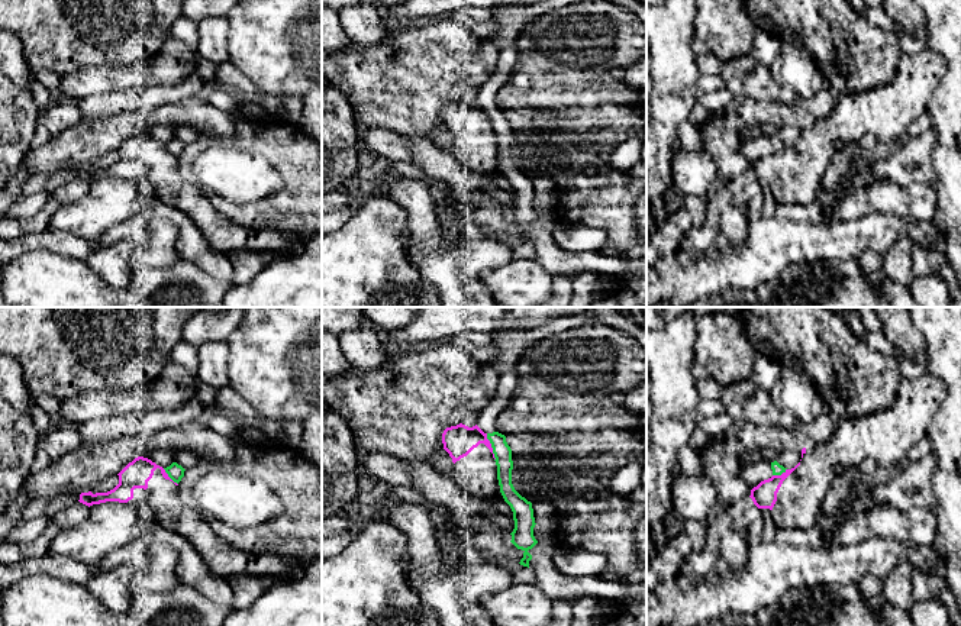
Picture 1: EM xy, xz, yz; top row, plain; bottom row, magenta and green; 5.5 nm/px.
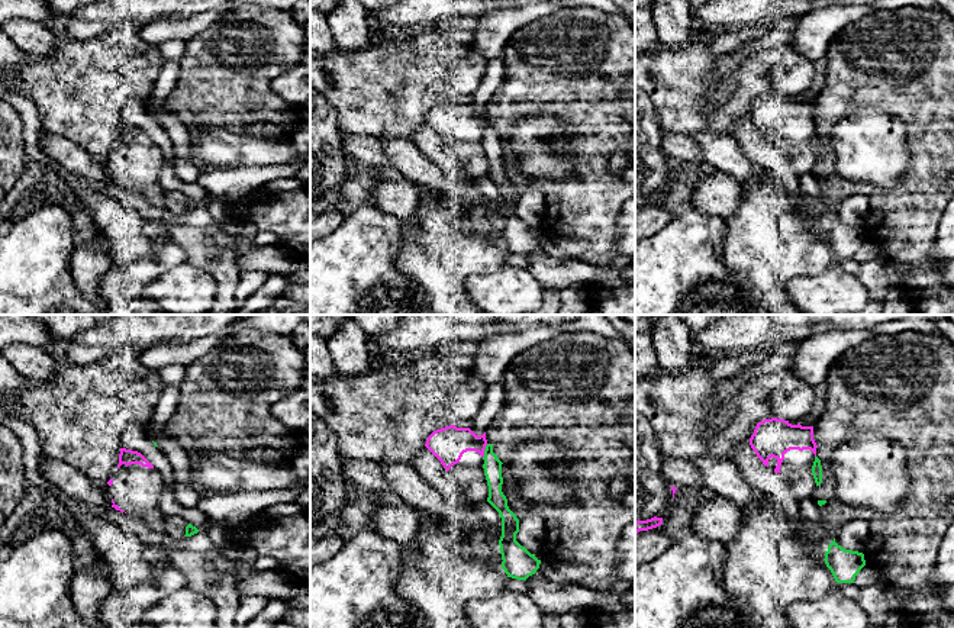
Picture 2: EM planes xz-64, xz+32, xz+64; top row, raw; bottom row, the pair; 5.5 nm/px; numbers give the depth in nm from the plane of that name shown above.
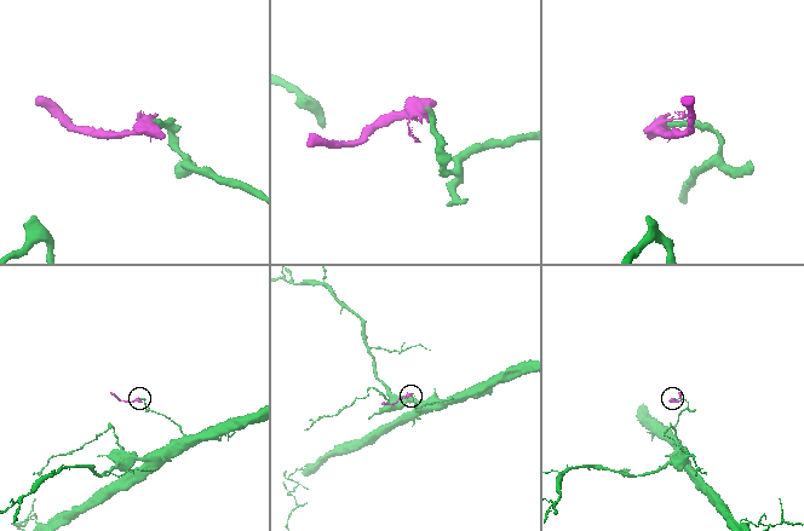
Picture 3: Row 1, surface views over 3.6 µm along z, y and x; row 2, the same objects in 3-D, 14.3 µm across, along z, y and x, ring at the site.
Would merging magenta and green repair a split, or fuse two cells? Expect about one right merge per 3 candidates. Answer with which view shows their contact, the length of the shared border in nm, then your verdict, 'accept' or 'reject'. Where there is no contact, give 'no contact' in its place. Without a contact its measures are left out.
meets magenta in xz; contact 160 nm long; reject

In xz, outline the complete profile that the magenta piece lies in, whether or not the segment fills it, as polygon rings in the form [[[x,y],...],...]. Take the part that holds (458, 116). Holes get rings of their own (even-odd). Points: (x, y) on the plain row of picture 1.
[[[459,99],[444,106],[442,119],[452,133],[458,158],[465,161],[470,171],[488,175],[496,170],[497,141],[487,109],[477,100],[468,103]]]

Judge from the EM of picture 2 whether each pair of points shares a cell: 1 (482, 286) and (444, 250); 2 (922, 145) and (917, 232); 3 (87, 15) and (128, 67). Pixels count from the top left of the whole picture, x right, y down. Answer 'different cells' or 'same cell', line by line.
1: different cells
2: same cell
3: different cells

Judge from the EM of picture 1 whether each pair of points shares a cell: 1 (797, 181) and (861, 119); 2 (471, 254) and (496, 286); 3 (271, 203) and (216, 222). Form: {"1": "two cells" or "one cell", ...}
{"1": "one cell", "2": "two cells", "3": "two cells"}

